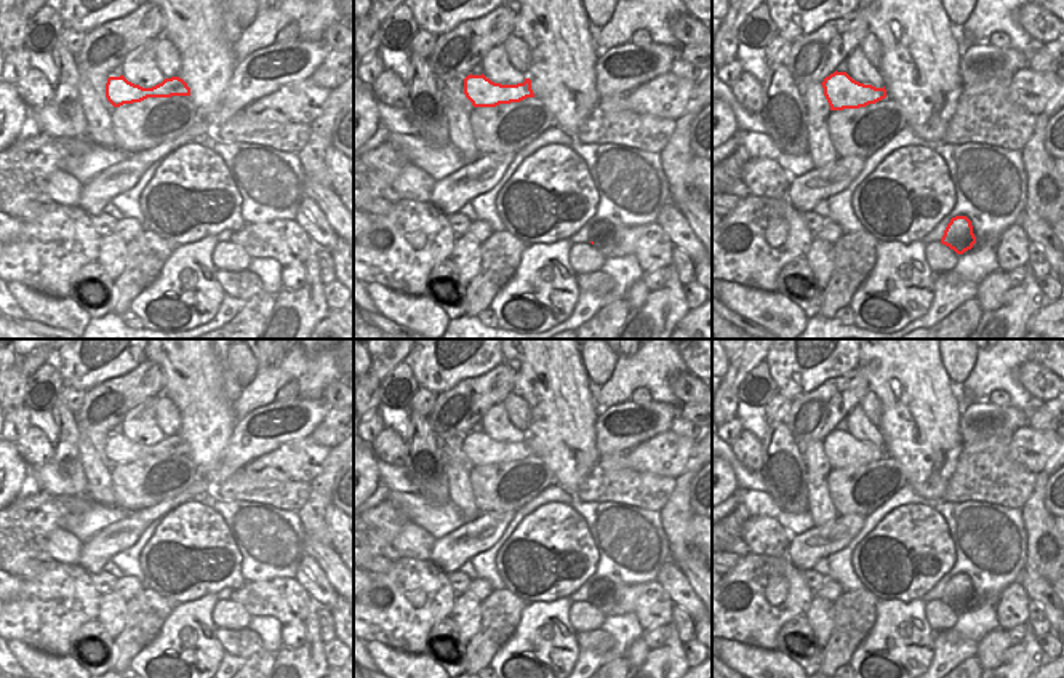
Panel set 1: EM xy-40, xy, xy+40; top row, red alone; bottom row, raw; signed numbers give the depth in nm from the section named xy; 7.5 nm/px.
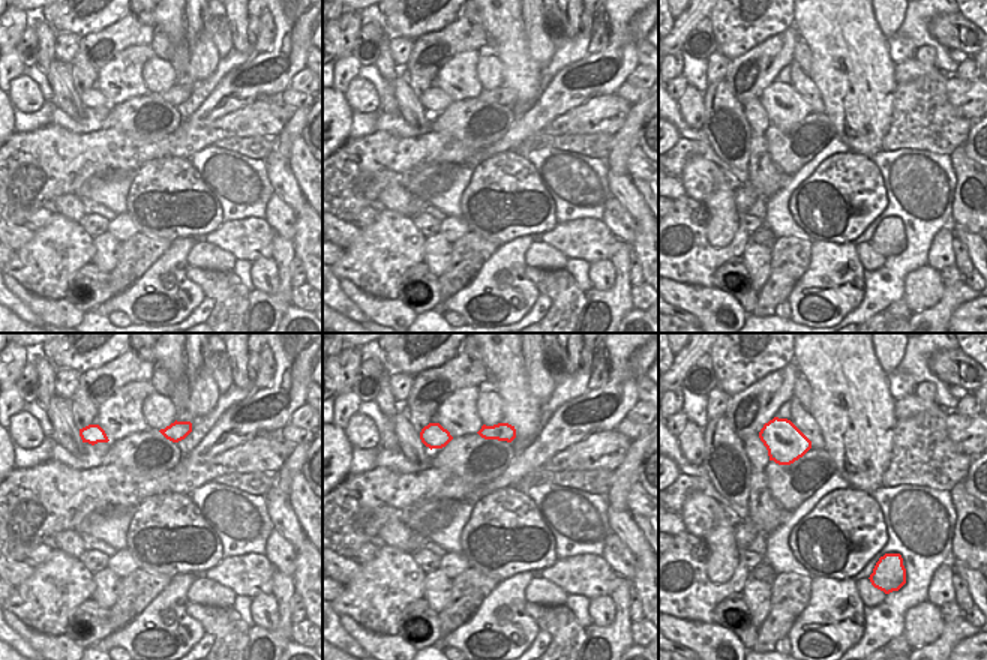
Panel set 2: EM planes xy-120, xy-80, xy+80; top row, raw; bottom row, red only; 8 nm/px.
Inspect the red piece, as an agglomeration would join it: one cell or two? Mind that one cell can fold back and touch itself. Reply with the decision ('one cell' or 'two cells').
one cell

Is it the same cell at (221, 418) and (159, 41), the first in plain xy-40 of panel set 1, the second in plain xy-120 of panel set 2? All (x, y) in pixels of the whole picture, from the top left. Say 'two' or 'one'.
two

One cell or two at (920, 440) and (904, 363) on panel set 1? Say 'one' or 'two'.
one

